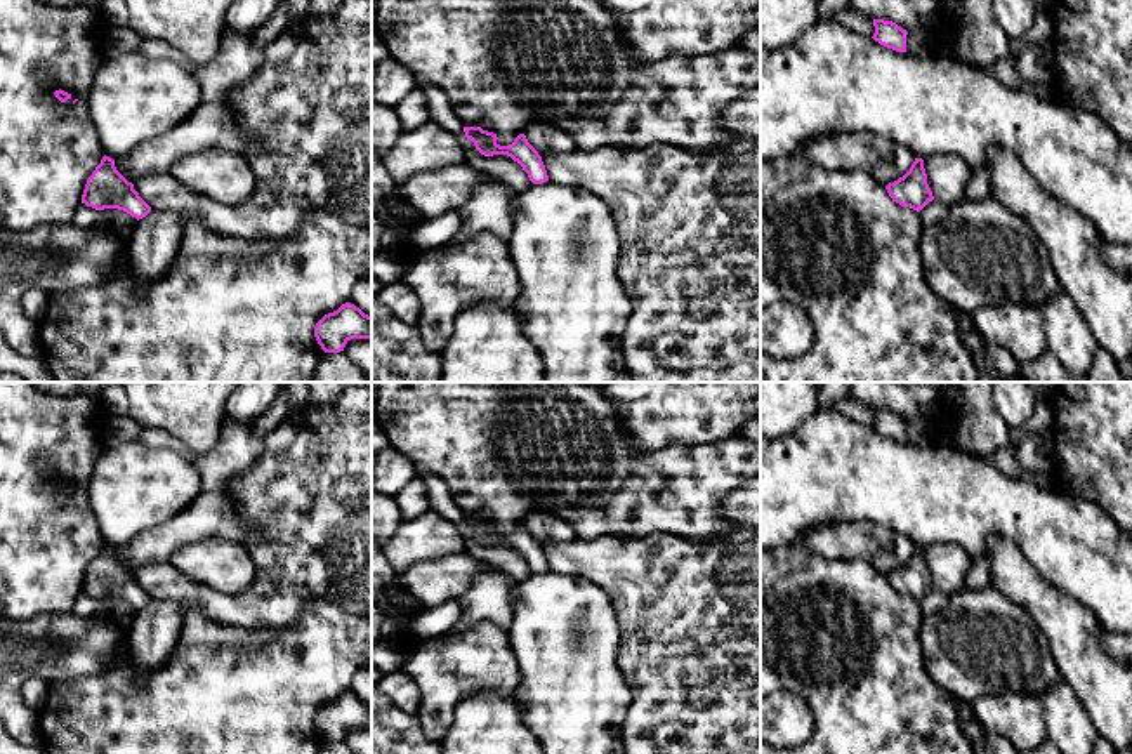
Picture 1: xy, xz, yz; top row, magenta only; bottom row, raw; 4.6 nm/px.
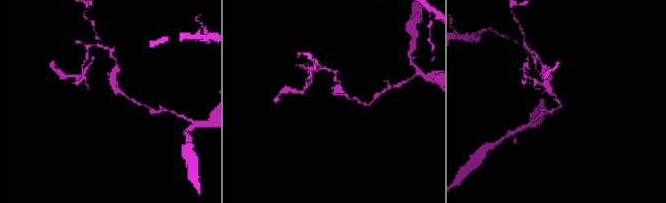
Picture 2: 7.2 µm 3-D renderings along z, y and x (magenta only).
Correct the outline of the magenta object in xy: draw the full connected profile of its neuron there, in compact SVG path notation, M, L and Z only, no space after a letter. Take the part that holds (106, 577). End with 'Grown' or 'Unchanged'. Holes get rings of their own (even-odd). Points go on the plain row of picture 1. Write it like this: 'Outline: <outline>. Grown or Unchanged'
Outline: M106 544L87 568L82 592L95 599L118 598L137 610L151 601L151 596L139 585L134 573L116 559L115 549Z. Unchanged

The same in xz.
Outline: M464 516L465 526L471 528L476 539L484 546L507 544L517 551L528 563L533 573L549 570L545 554L538 540L528 532L524 523L519 523L512 533L500 535L497 523L483 519L481 516Z. Unchanged

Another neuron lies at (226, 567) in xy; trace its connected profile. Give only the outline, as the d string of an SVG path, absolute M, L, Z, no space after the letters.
M219 537L179 547L168 563L193 582L224 594L243 592L255 579L247 546Z

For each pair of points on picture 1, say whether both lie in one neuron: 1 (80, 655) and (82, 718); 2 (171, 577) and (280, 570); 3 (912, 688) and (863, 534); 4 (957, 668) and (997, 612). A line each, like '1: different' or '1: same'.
1: different
2: same
3: different
4: same

